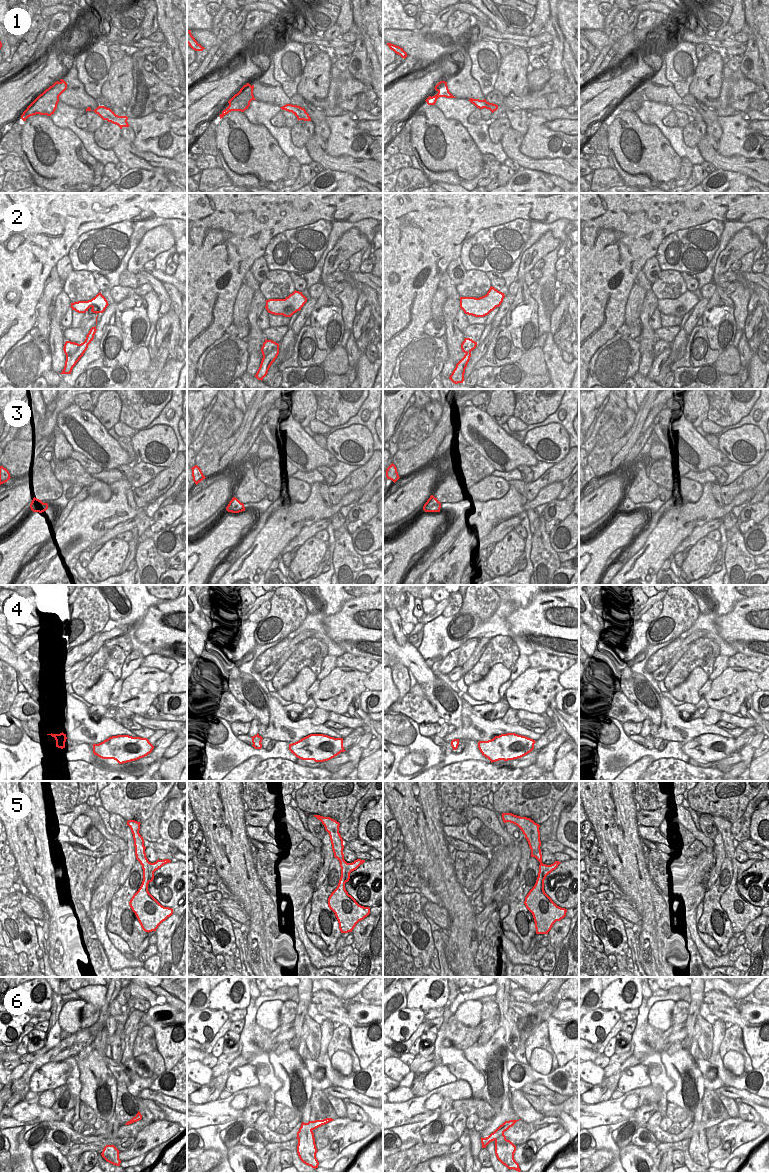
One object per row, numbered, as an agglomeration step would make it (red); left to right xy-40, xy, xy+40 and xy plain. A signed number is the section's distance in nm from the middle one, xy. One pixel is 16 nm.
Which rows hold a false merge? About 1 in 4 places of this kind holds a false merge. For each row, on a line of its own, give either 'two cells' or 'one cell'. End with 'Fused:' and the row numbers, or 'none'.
1: two cells
2: two cells
3: two cells
4: two cells
5: one cell
6: two cells
Fused: 1, 2, 3, 4, 6

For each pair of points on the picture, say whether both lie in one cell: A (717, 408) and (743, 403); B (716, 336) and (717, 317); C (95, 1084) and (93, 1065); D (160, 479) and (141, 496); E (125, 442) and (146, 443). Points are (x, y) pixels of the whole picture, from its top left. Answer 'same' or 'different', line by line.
A: same
B: same
C: same
D: same
E: different

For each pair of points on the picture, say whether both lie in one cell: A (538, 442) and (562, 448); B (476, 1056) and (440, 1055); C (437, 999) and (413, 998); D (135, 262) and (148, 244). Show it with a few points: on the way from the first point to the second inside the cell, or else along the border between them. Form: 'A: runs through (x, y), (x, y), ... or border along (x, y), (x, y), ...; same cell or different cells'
A: runs through (544, 442), (556, 447); same cell
B: border along (462, 1050), (465, 1057), (480, 1073); different cells
C: runs through (431, 998), (419, 998); same cell
D: runs through (138, 258), (148, 248); same cell

